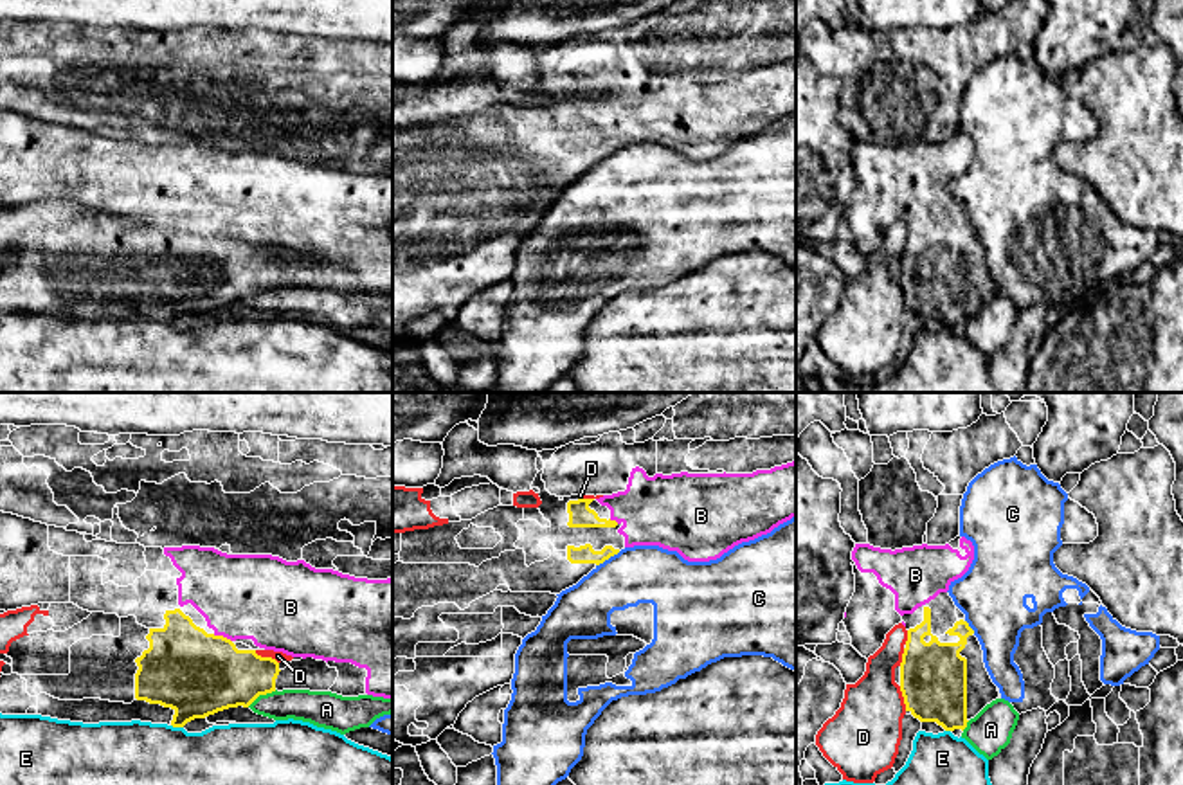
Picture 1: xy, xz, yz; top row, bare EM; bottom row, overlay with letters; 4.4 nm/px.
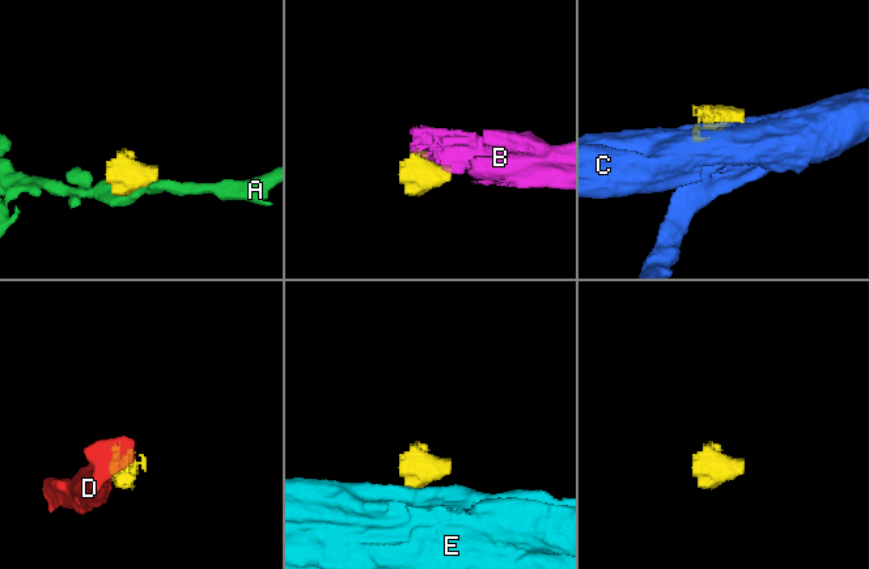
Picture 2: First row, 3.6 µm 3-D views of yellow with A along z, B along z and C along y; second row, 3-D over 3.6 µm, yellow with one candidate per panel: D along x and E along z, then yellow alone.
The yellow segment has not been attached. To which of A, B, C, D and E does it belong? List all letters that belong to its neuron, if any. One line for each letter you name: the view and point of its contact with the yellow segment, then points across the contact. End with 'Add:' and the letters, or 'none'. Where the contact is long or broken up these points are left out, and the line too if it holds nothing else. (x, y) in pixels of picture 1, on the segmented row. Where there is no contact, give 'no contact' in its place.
B: xy (222, 636)
Add: B

